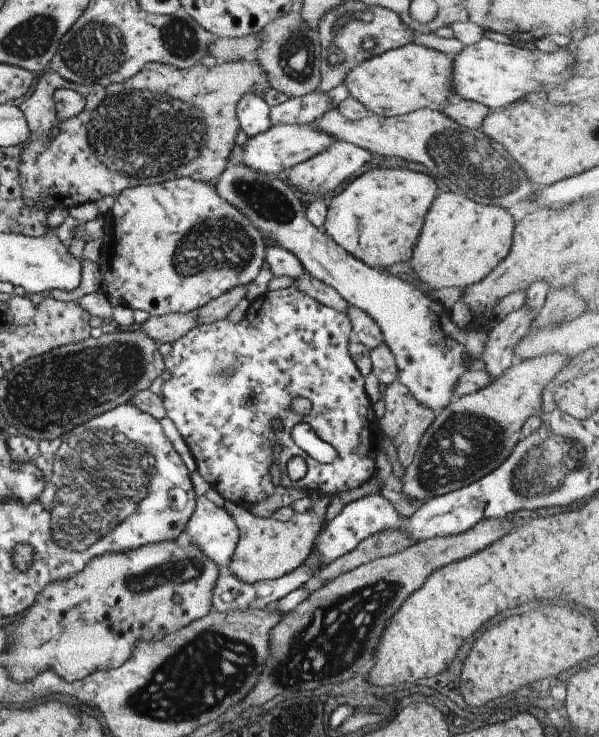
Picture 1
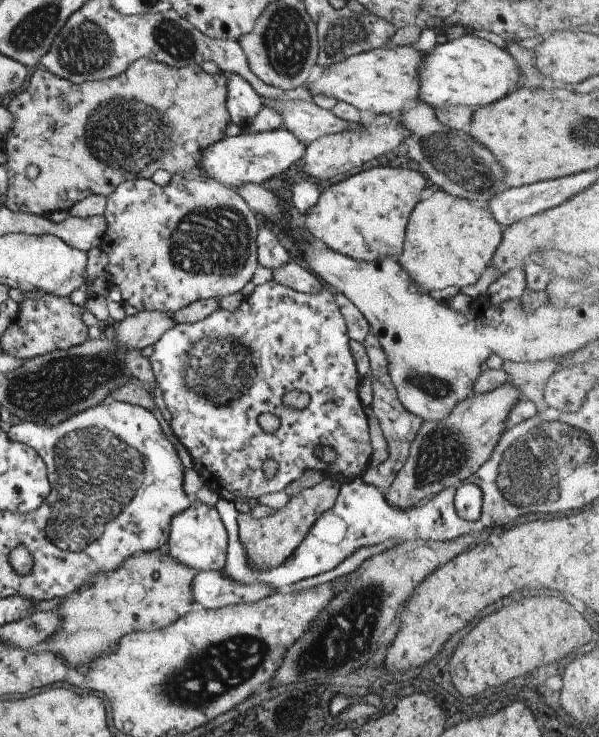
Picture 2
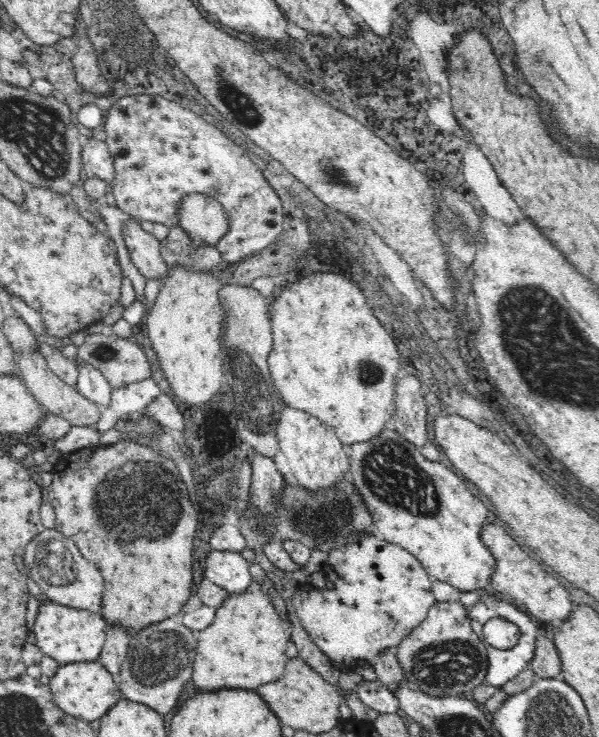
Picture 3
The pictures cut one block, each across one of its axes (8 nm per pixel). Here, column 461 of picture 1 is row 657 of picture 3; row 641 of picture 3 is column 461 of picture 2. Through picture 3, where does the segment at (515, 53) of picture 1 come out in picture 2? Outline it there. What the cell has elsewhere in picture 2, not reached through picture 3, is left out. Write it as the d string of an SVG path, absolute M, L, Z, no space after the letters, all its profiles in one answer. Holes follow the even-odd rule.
M463 35L426 51L418 68L418 96L434 109L458 105L488 106L510 94L510 87L518 84L520 71L518 62L506 48L480 37Z

